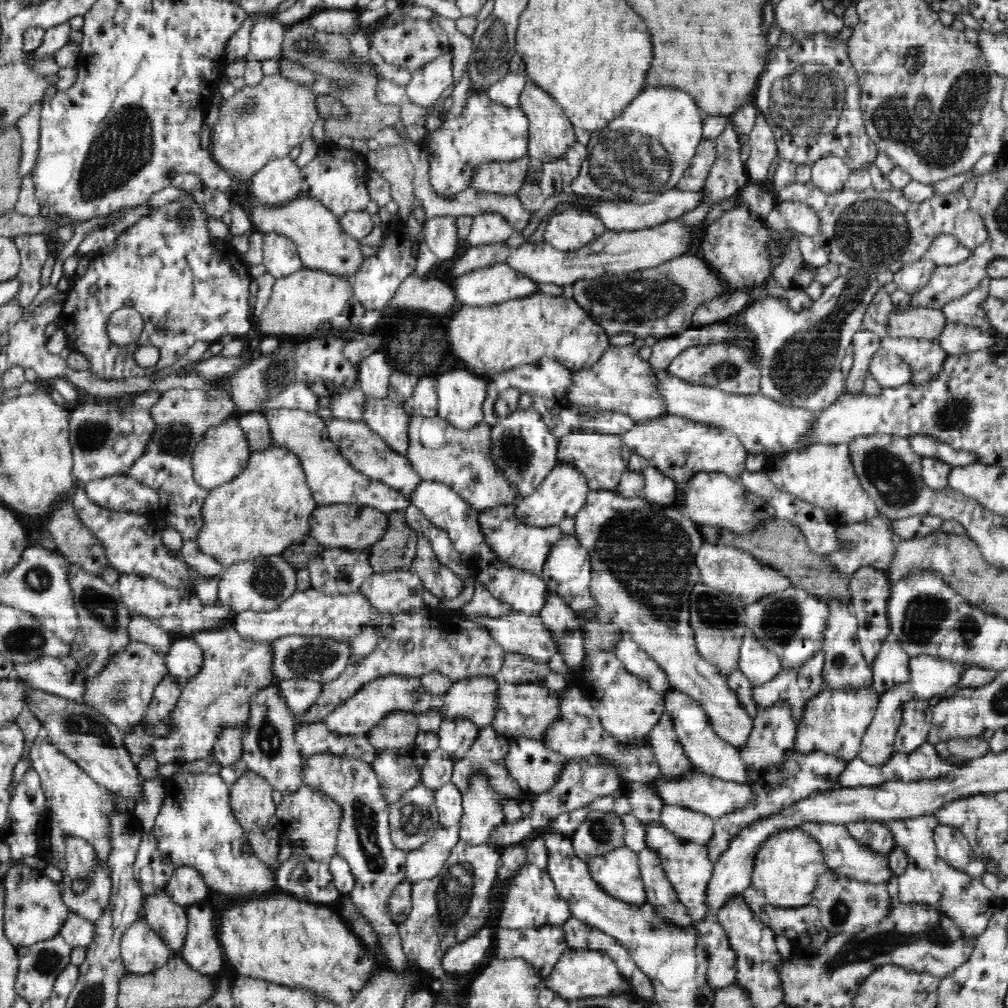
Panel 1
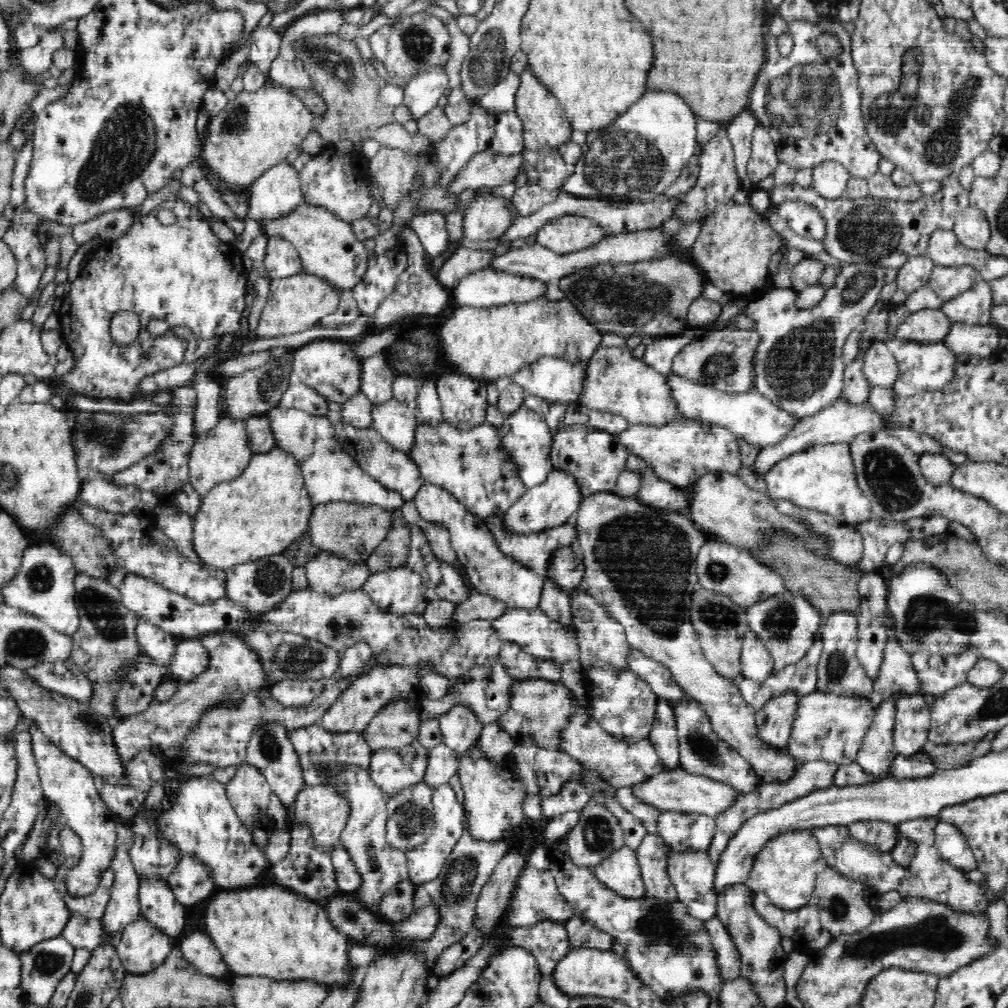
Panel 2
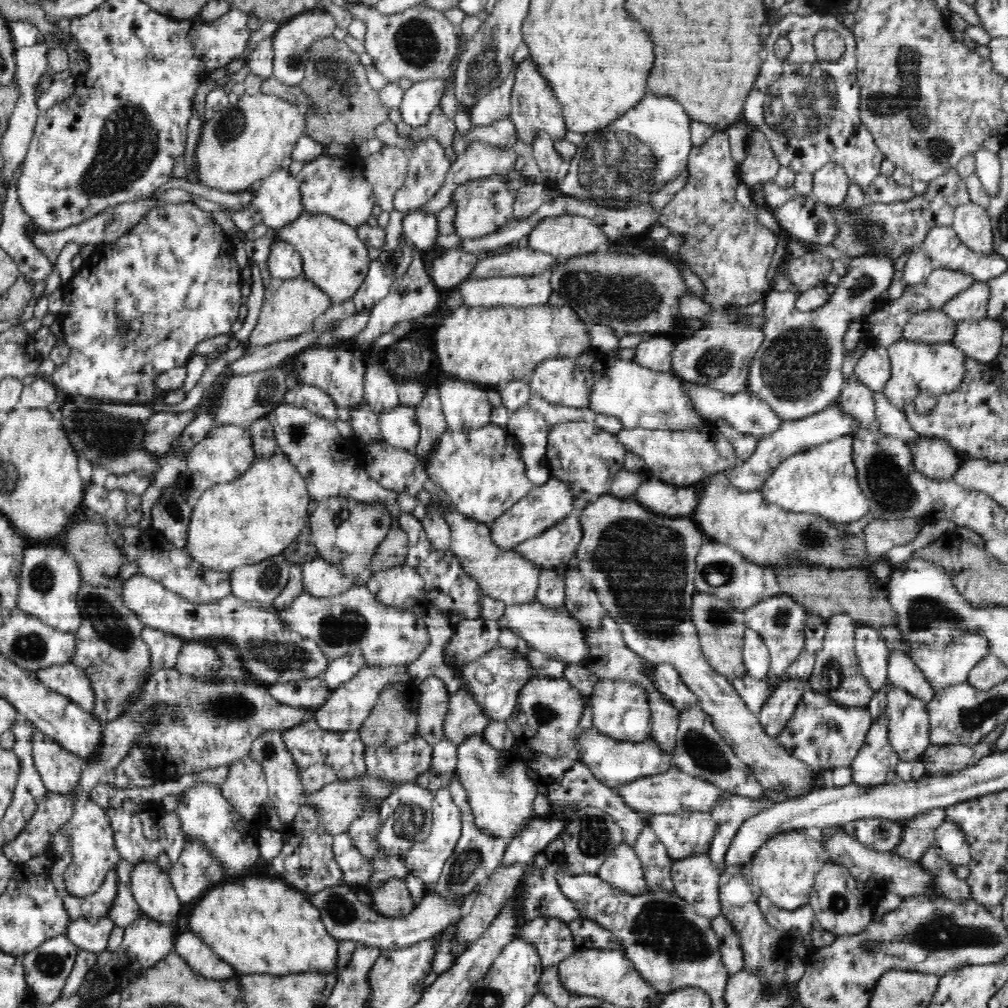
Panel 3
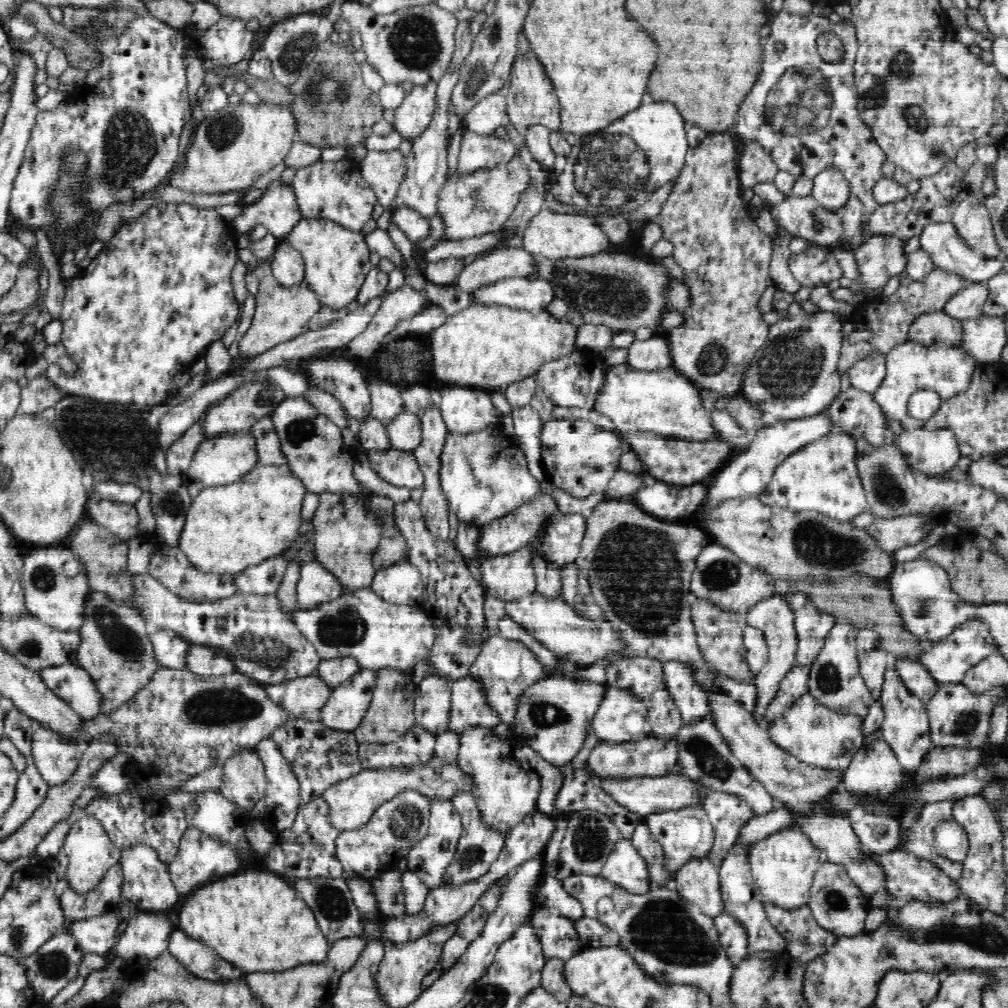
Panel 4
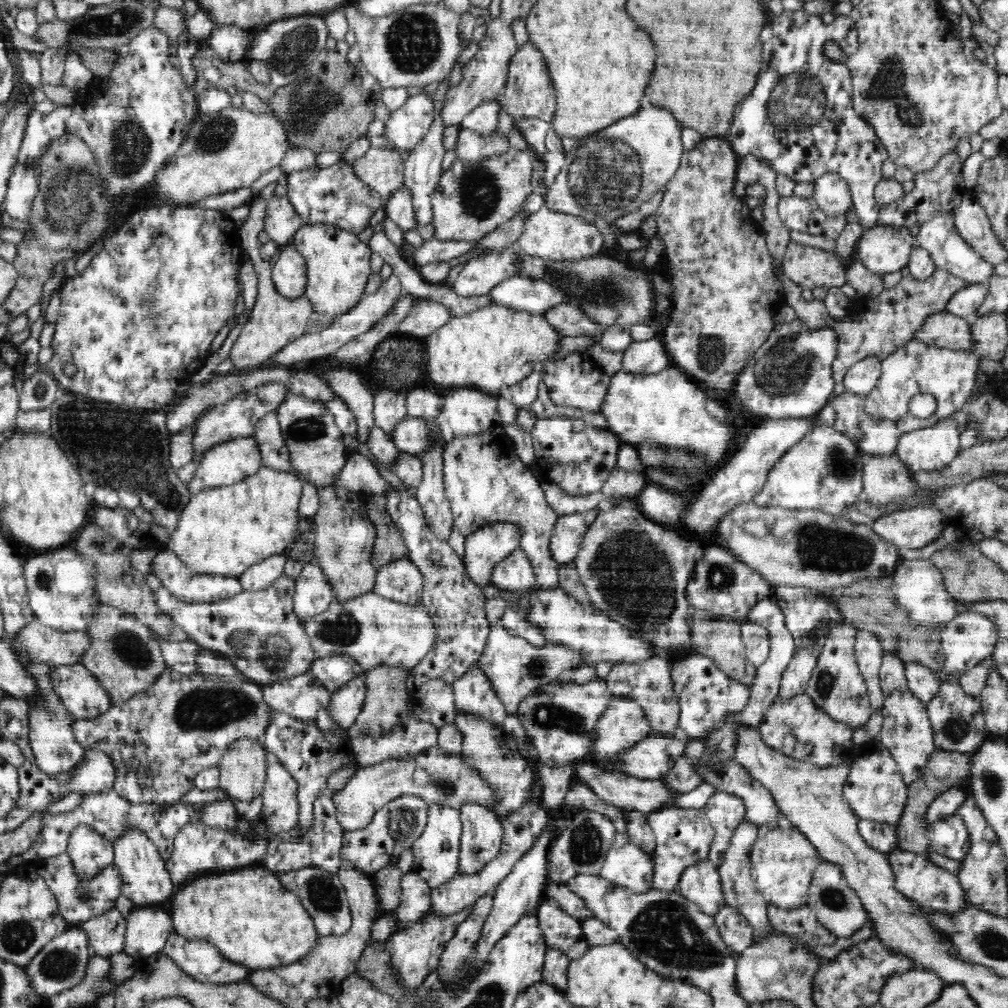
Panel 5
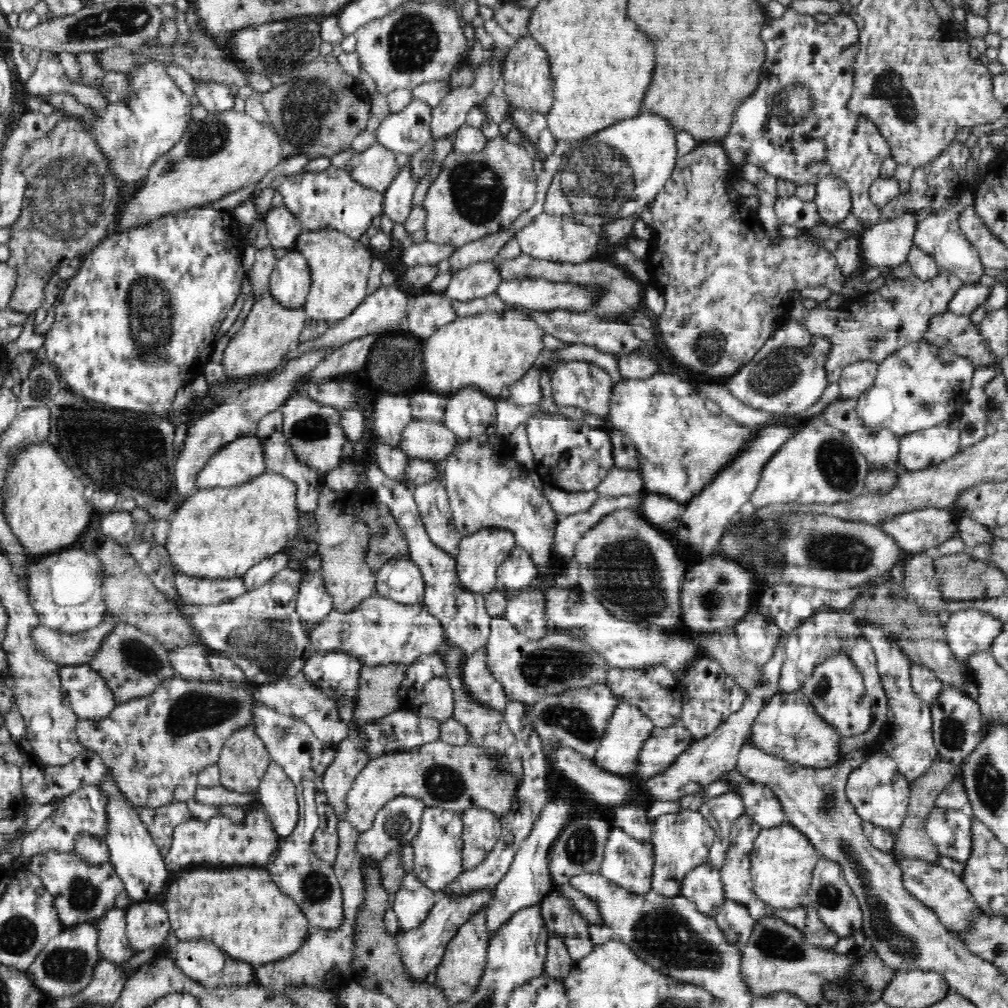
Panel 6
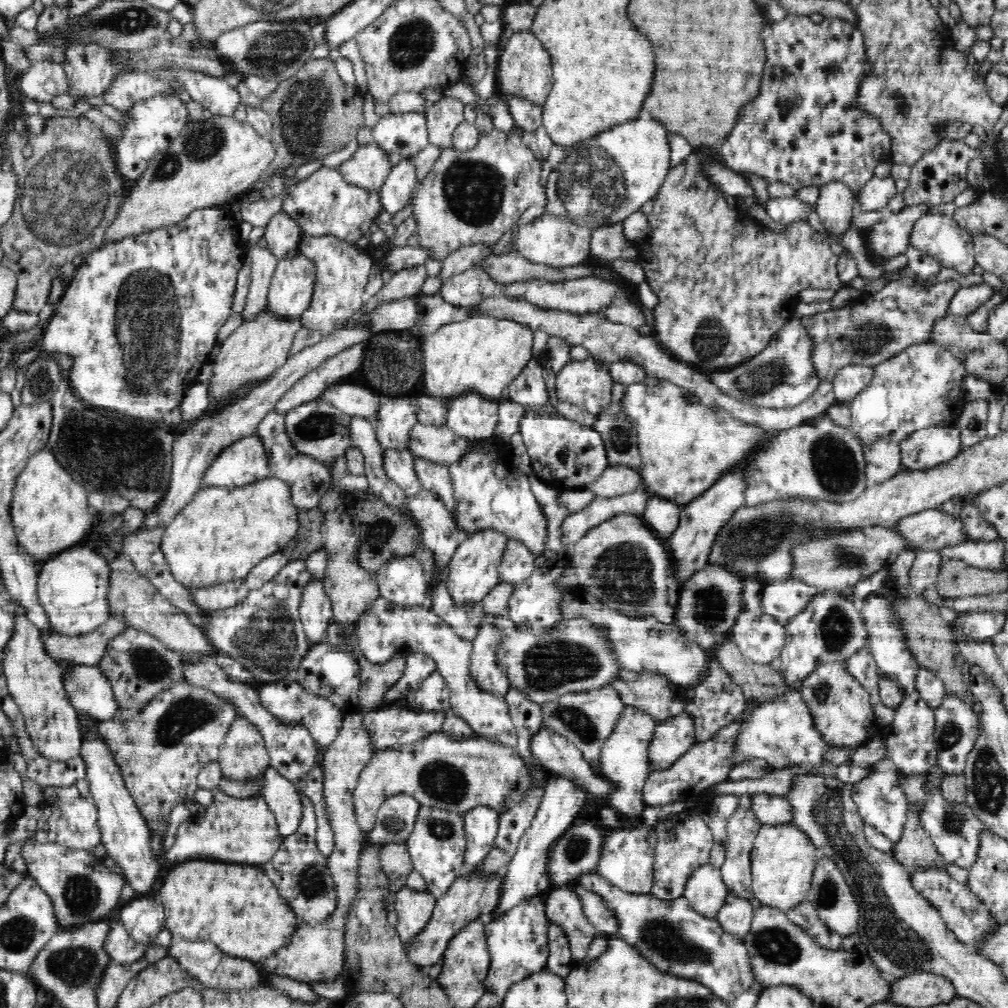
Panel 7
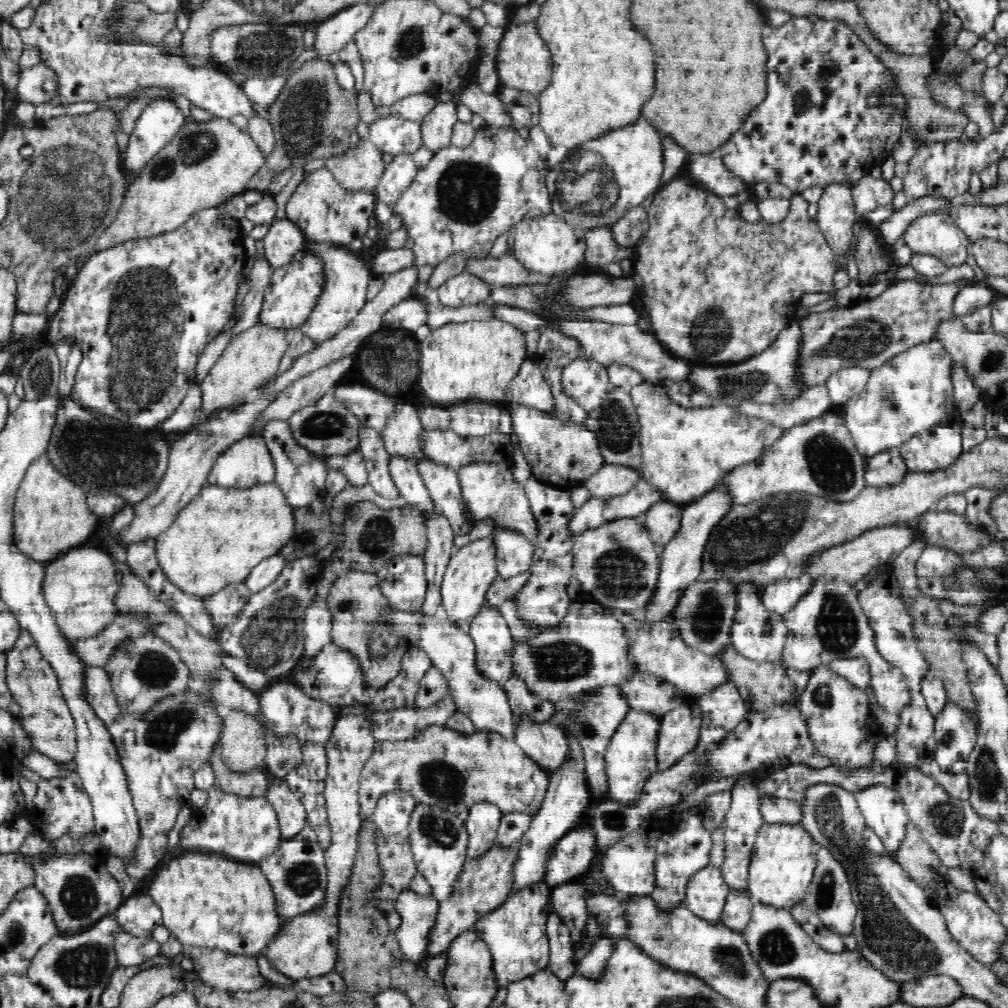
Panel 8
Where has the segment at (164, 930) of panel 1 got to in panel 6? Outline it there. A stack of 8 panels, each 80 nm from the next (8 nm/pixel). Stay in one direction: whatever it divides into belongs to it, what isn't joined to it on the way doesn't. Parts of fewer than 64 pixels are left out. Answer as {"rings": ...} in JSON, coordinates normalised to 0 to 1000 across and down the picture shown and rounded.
{"rings":[[[109,766],[96,781],[100,786],[105,786],[106,794],[109,794],[109,798],[107,798],[109,823],[103,829],[108,841],[108,854],[114,859],[114,864],[119,868],[125,885],[129,887],[128,892],[130,895],[139,896],[139,893],[153,894],[155,889],[159,889],[163,885],[165,873],[169,868],[159,842],[139,813],[135,800],[127,796],[127,793],[123,792],[123,789],[116,784],[115,777],[111,776]]]}

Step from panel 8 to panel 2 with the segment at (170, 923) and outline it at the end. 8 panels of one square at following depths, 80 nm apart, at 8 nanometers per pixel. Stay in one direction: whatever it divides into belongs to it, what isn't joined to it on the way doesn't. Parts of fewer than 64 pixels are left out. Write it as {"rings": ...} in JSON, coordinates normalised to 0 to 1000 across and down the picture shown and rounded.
{"rings":[[[274,877],[267,878],[254,878],[242,881],[242,883],[214,883],[211,887],[210,893],[204,897],[204,901],[201,901],[203,915],[203,925],[206,930],[214,937],[214,941],[218,942],[223,952],[223,956],[227,960],[227,963],[233,965],[235,968],[252,968],[262,969],[264,971],[276,972],[280,975],[302,975],[308,974],[314,976],[315,979],[323,979],[323,981],[339,981],[343,983],[352,976],[352,967],[354,966],[354,960],[347,954],[348,940],[353,938],[348,931],[345,931],[344,927],[336,924],[336,921],[328,915],[328,911],[325,911],[324,903],[321,903],[320,899],[316,895],[304,892],[300,888],[291,886],[290,884],[282,881],[281,879]]]}

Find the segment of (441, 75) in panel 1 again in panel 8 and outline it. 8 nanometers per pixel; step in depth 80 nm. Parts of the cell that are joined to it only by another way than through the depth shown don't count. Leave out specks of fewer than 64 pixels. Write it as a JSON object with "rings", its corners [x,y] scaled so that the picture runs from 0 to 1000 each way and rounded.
{"rings":[[[388,113],[385,116],[376,116],[369,123],[366,123],[366,138],[383,153],[409,153],[420,145],[418,136],[418,120],[405,119],[403,116],[397,116],[394,113]]]}

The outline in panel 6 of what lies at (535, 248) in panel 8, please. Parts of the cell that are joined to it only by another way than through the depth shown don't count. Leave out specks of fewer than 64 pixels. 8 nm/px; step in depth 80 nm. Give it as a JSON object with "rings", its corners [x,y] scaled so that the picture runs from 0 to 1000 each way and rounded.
{"rings":[[[539,210],[530,215],[529,219],[520,224],[516,230],[511,232],[511,236],[514,239],[517,250],[524,254],[532,255],[533,257],[542,257],[548,260],[554,261],[567,261],[575,262],[576,259],[585,258],[594,253],[593,240],[594,231],[592,226],[587,226],[585,222],[579,222],[573,220],[568,215],[563,213],[552,213],[551,211]]]}

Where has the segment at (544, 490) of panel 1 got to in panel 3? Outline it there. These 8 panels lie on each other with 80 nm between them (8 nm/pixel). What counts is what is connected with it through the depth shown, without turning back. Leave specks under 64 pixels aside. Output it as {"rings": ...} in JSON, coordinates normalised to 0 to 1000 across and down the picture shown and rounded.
{"rings":[[[545,473],[542,480],[532,481],[524,492],[512,498],[498,512],[484,520],[487,536],[495,544],[508,547],[510,540],[532,534],[537,528],[542,527],[543,524],[550,522],[555,516],[567,510],[565,508],[569,505],[569,496],[570,493],[567,491],[567,484],[563,481],[563,478],[552,473]]]}

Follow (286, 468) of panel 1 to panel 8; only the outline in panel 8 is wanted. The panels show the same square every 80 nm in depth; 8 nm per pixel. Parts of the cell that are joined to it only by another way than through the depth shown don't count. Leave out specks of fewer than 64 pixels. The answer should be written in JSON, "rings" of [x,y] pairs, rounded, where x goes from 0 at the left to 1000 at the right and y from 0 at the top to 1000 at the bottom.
{"rings":[[[273,478],[234,485],[203,481],[198,490],[183,503],[169,524],[154,534],[155,555],[162,570],[185,589],[201,594],[226,579],[242,578],[260,556],[271,552],[286,538],[293,526],[293,505]]]}

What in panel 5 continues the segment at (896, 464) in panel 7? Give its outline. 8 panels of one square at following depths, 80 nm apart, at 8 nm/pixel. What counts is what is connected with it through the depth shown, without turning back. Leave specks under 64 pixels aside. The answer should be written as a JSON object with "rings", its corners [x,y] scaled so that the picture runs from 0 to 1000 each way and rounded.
{"rings":[[[838,388],[833,393],[825,394],[810,411],[810,416],[816,423],[835,429],[843,438],[848,438],[851,447],[863,452],[884,452],[890,449],[890,440],[894,430],[889,421],[879,416],[867,416],[858,408],[858,393],[851,393]]]}

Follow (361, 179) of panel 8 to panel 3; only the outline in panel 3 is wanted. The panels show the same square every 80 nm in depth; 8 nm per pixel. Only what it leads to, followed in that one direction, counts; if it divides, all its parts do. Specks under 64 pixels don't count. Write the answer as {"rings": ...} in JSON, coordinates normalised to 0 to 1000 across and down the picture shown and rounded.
{"rings":[[[380,145],[375,151],[360,158],[361,175],[368,183],[372,202],[389,210],[393,189],[404,176],[405,151],[395,146]]]}

